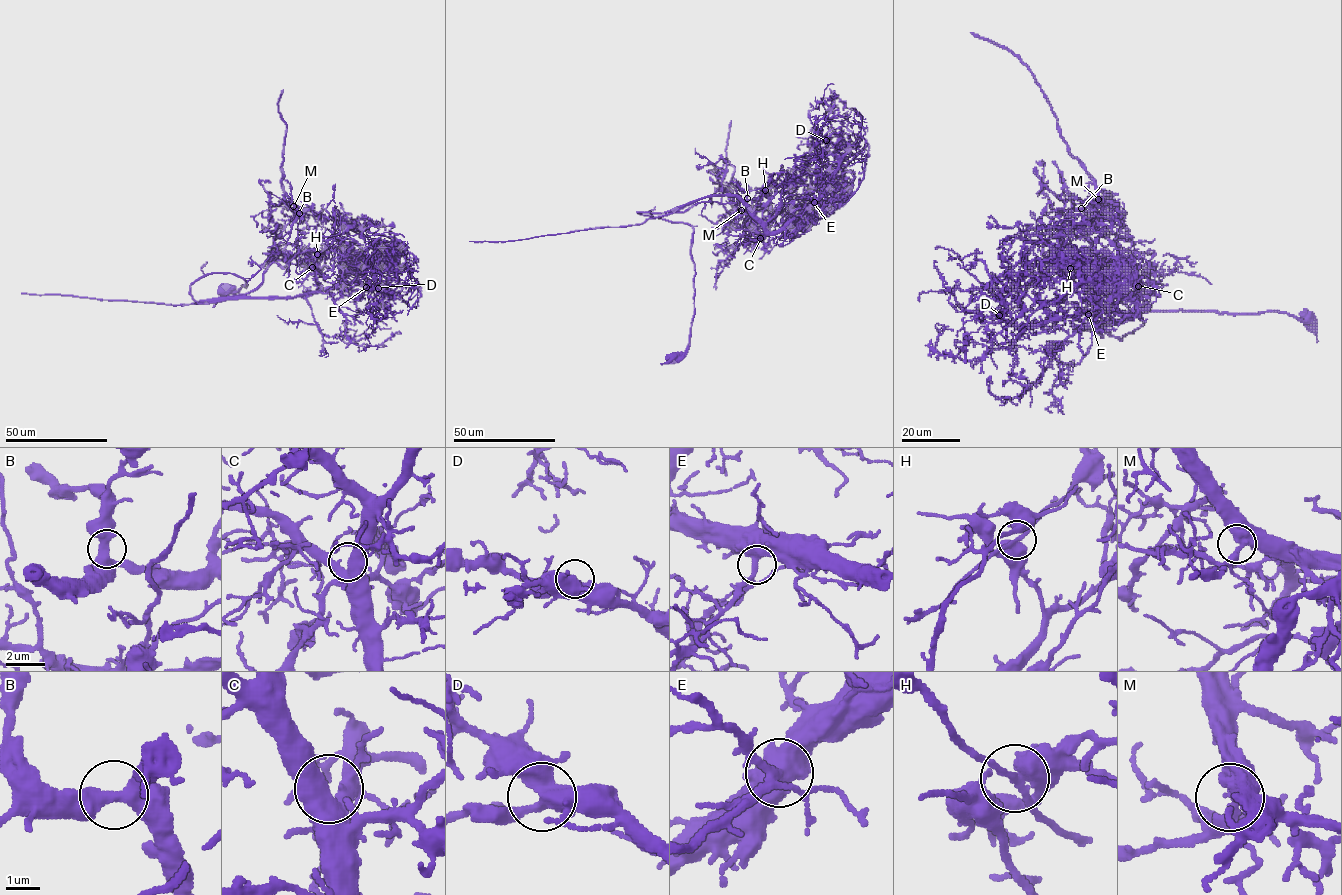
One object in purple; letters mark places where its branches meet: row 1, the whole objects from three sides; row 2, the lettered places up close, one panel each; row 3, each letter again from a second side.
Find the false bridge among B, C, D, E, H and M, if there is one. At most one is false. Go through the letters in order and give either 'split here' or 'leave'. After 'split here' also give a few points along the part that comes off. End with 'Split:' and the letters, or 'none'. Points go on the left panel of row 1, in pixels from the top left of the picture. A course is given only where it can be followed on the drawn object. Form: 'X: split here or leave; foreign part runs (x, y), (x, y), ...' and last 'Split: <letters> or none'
B: leave
C: leave
D: leave
E: leave
H: split here; foreign part runs (317, 254), (334, 221), (322, 206), (320, 214), (301, 209), (284, 191), (286, 124), (278, 102), (283, 90)
M: leave
Split: H

